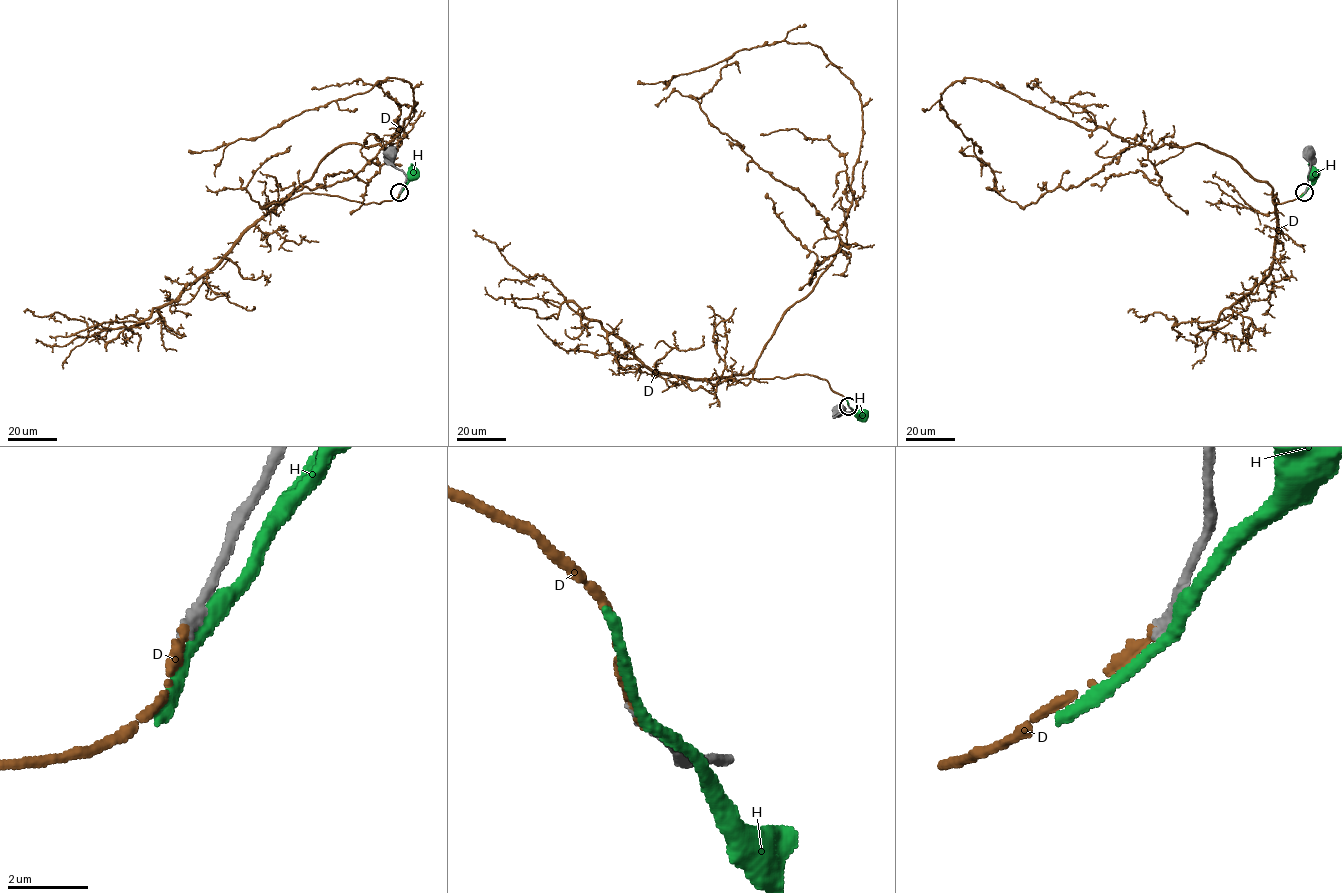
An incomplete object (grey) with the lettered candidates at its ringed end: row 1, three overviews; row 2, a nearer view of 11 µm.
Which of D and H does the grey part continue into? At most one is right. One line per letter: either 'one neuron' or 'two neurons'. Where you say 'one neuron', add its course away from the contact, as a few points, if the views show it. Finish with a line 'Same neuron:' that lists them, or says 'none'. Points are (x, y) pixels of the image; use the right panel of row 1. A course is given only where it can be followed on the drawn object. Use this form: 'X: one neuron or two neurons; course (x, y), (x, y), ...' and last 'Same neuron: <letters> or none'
D: one neuron; course (1304, 192), (1274, 204), (1265, 182), (1205, 144), (1149, 149), (965, 77), (939, 100), (979, 151)
H: two neurons
Same neuron: D

